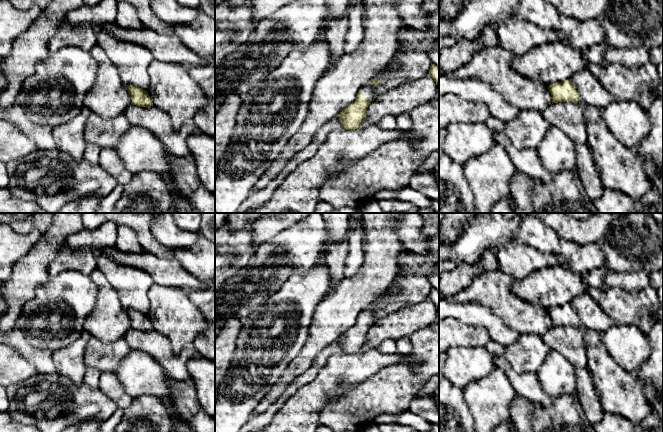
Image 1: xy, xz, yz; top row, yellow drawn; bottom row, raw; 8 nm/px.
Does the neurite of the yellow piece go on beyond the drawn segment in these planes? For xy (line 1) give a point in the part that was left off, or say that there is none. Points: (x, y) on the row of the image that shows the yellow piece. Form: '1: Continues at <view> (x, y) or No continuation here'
1: Continues at xy (108, 97)

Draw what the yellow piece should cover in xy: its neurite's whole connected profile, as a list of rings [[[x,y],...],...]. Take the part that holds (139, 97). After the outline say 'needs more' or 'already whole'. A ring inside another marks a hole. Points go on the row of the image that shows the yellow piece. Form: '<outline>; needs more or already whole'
[[[96,44],[90,54],[99,67],[96,81],[84,98],[84,107],[103,119],[109,119],[122,114],[130,104],[140,107],[153,106],[147,91],[123,83],[118,70],[99,45]]]; needs more

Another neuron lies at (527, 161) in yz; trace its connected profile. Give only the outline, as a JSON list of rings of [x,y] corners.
[[[491,131],[495,144],[501,144],[518,172],[524,173],[529,177],[549,183],[556,176],[550,172],[542,163],[536,149],[519,149],[516,148],[508,138],[505,132]]]

